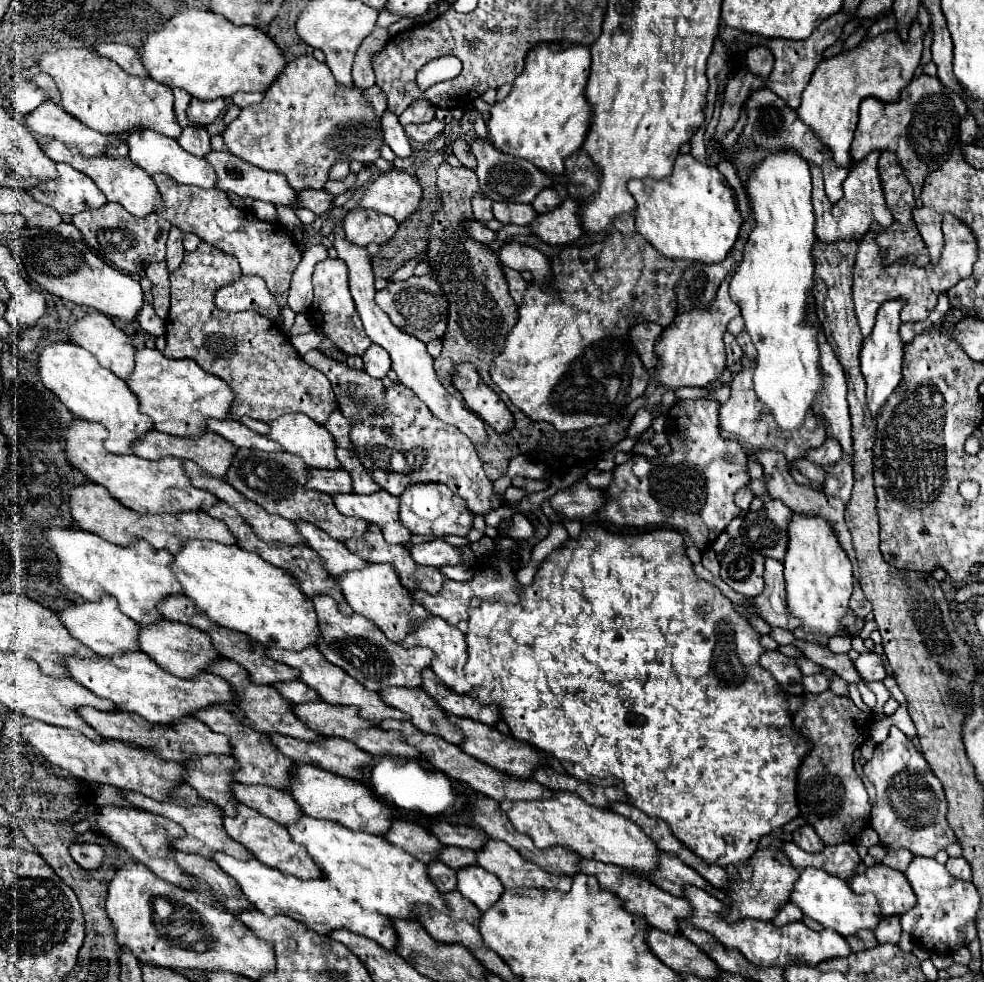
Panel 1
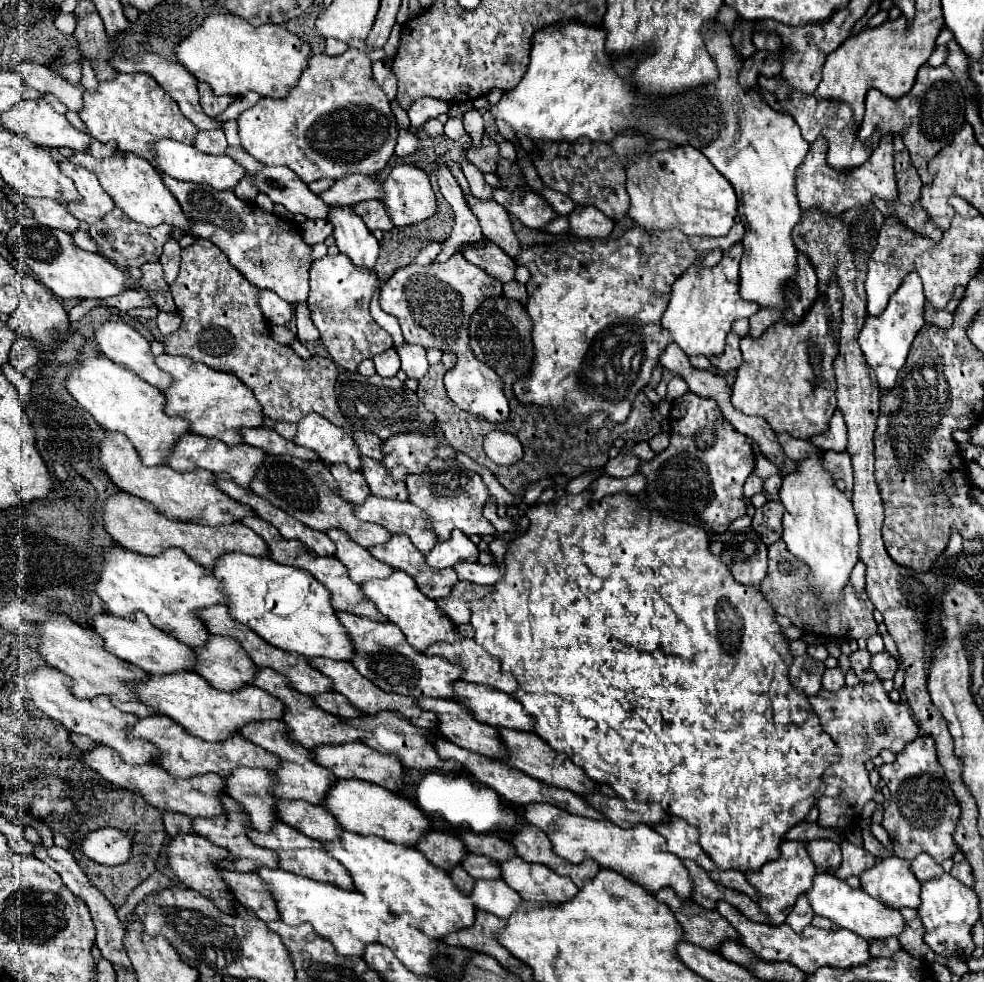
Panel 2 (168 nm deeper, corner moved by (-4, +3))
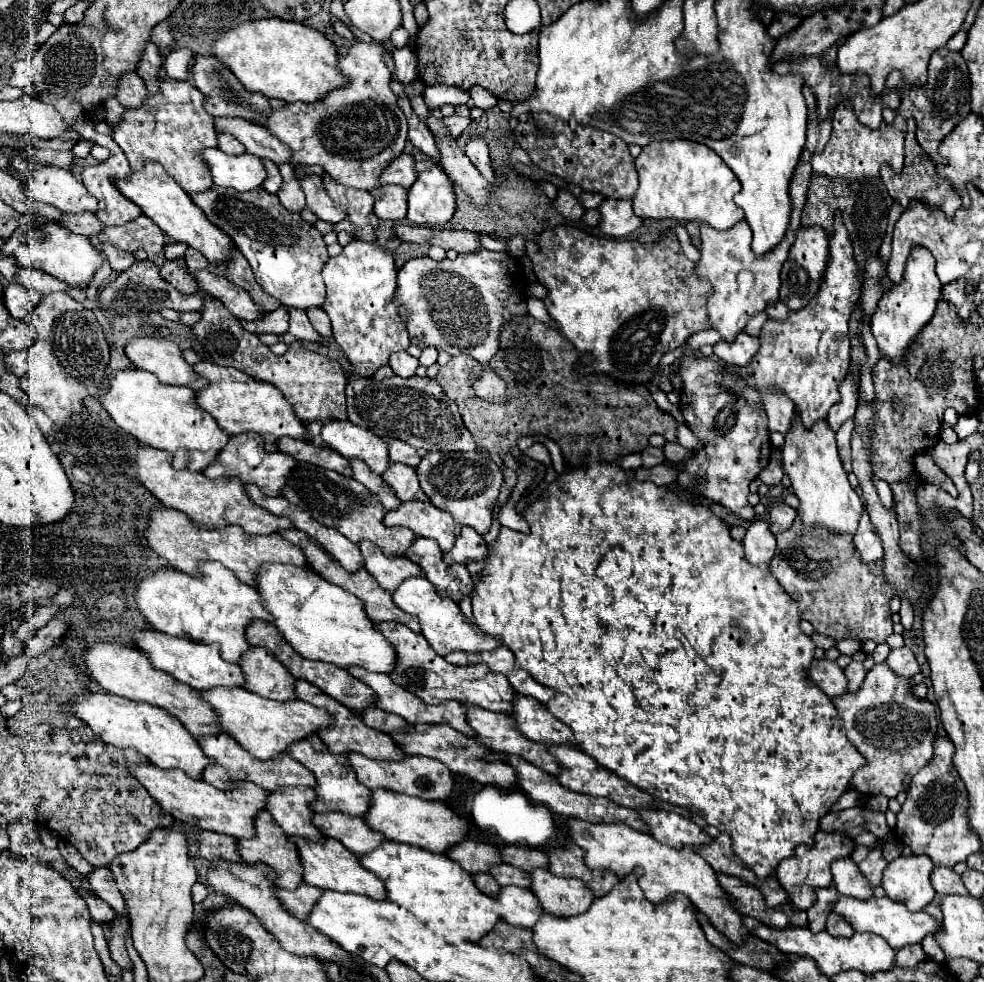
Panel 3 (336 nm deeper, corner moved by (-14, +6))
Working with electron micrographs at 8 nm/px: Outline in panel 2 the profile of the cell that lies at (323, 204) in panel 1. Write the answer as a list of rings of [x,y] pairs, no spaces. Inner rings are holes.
[[[352,174],[352,176],[336,180],[330,190],[320,194],[320,198],[326,204],[354,206],[364,200],[382,200],[384,194],[386,194],[386,190],[380,180],[370,178],[370,176],[362,176],[362,174]]]

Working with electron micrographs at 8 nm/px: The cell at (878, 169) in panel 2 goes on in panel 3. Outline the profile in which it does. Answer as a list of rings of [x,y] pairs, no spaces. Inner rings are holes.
[[[840,103],[832,113],[832,137],[826,143],[820,155],[810,159],[814,175],[826,175],[830,179],[870,179],[878,177],[882,165],[890,165],[896,173],[902,173],[904,167],[904,135],[906,135],[906,121],[896,117],[892,125],[882,123],[880,129],[872,131],[866,125],[860,125],[854,109],[850,103]]]

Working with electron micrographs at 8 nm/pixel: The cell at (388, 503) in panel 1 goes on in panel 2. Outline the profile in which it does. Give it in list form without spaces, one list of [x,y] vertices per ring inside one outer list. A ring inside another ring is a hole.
[[[370,496],[362,506],[356,508],[358,518],[364,522],[378,524],[390,534],[406,534],[420,552],[430,552],[438,542],[430,520],[424,510],[416,508],[410,502],[398,502],[392,498]]]

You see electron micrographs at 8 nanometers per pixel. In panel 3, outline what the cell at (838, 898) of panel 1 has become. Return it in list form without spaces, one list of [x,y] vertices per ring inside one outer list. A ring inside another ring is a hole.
[[[838,895],[838,899],[832,903],[832,911],[836,911],[842,917],[848,917],[848,921],[852,923],[854,931],[868,931],[868,933],[876,933],[880,937],[884,937],[888,941],[890,947],[898,949],[910,943],[920,943],[928,933],[936,933],[940,929],[940,923],[936,923],[928,913],[924,911],[908,911],[904,907],[904,903],[892,901],[888,897],[880,897],[880,899],[852,899],[846,895]]]

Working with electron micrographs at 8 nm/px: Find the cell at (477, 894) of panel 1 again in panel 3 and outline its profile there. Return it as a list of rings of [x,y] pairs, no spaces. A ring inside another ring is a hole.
[[[502,887],[498,893],[498,903],[502,905],[502,917],[506,923],[532,929],[532,925],[542,915],[542,907],[532,891],[520,887]]]

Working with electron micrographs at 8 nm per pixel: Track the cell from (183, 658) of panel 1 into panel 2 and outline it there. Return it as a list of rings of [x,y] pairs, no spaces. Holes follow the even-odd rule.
[[[210,636],[204,648],[196,648],[198,674],[214,688],[234,692],[254,684],[256,664],[234,638]]]

